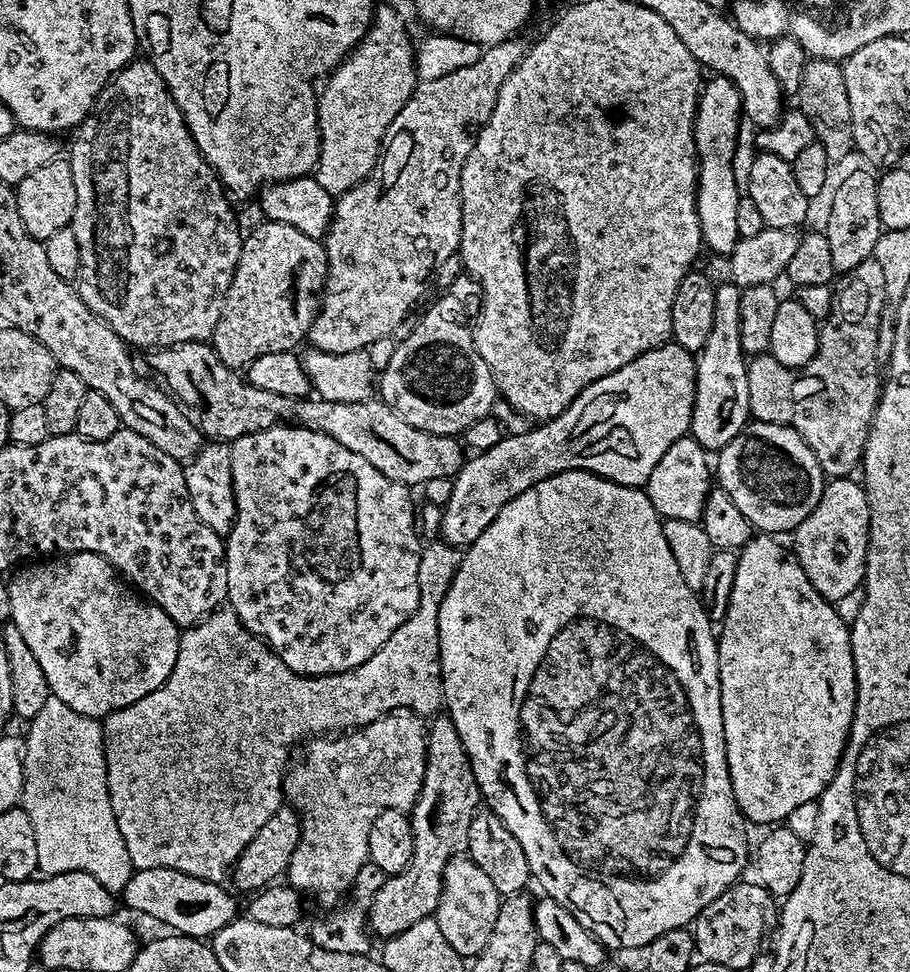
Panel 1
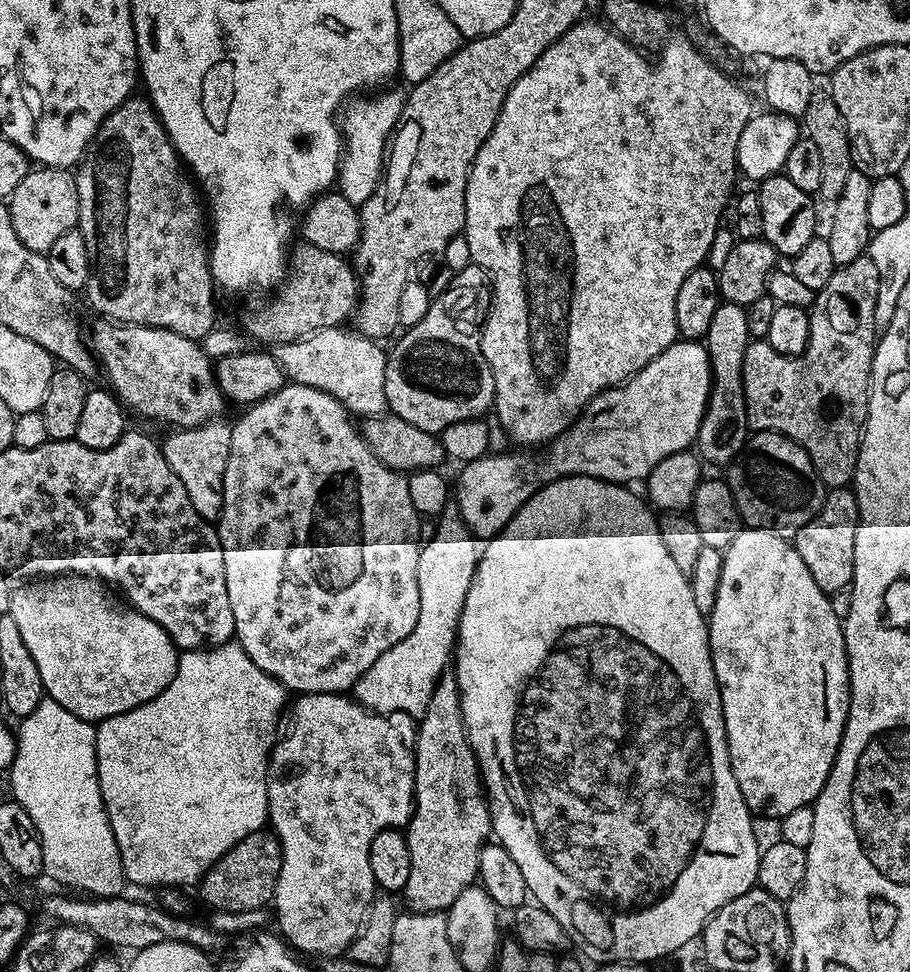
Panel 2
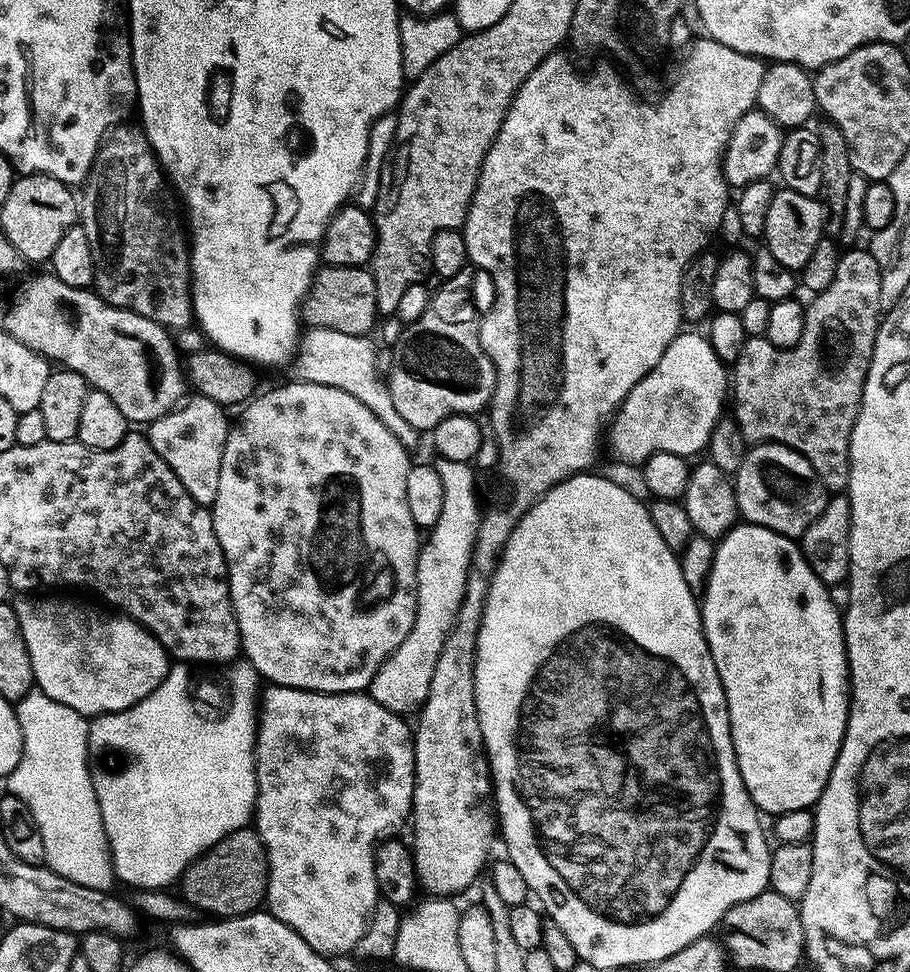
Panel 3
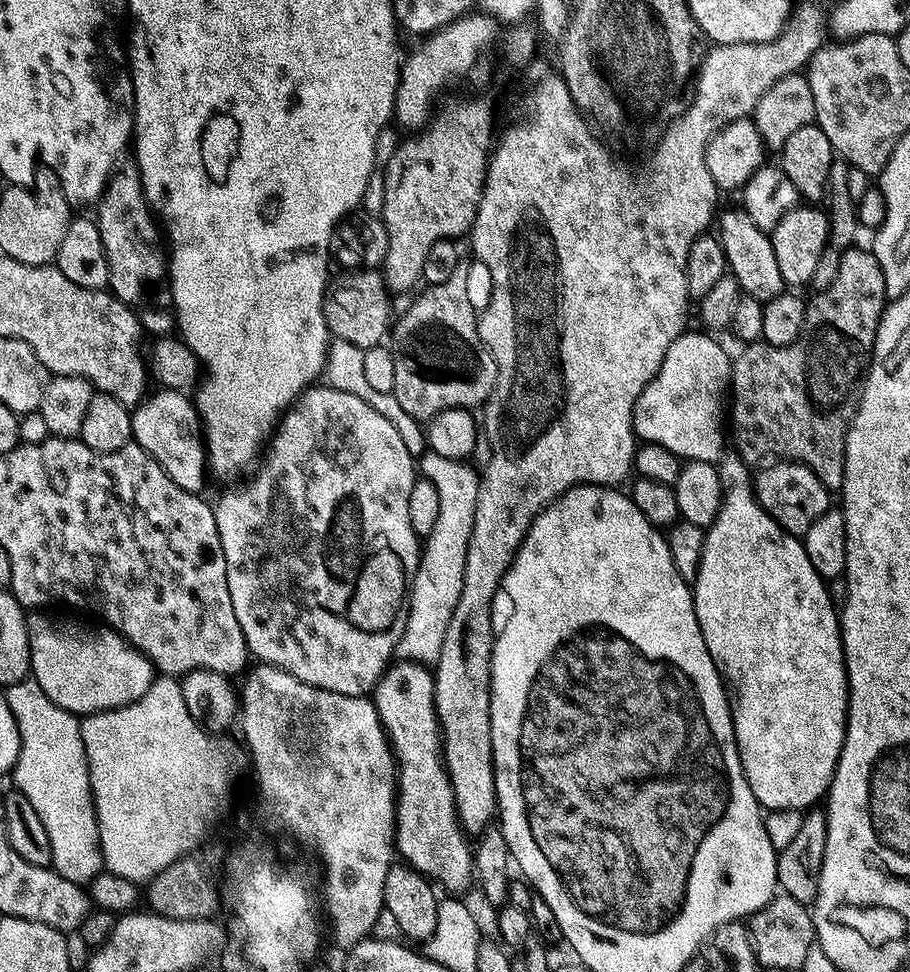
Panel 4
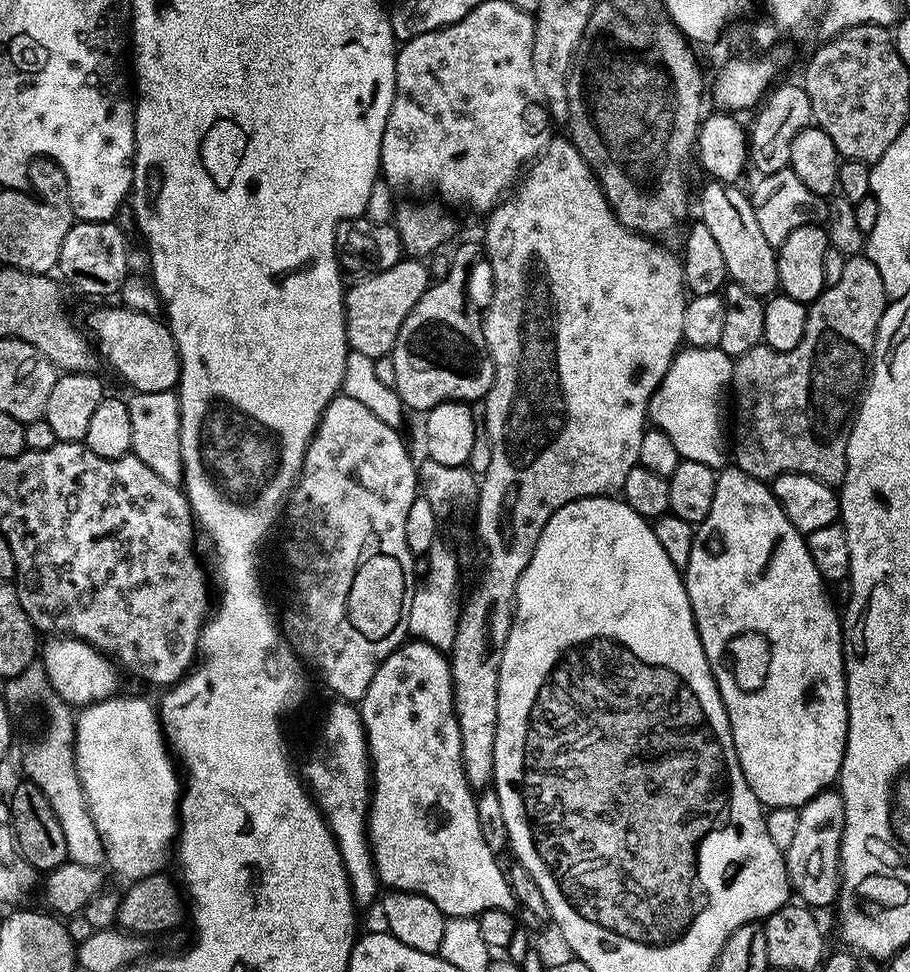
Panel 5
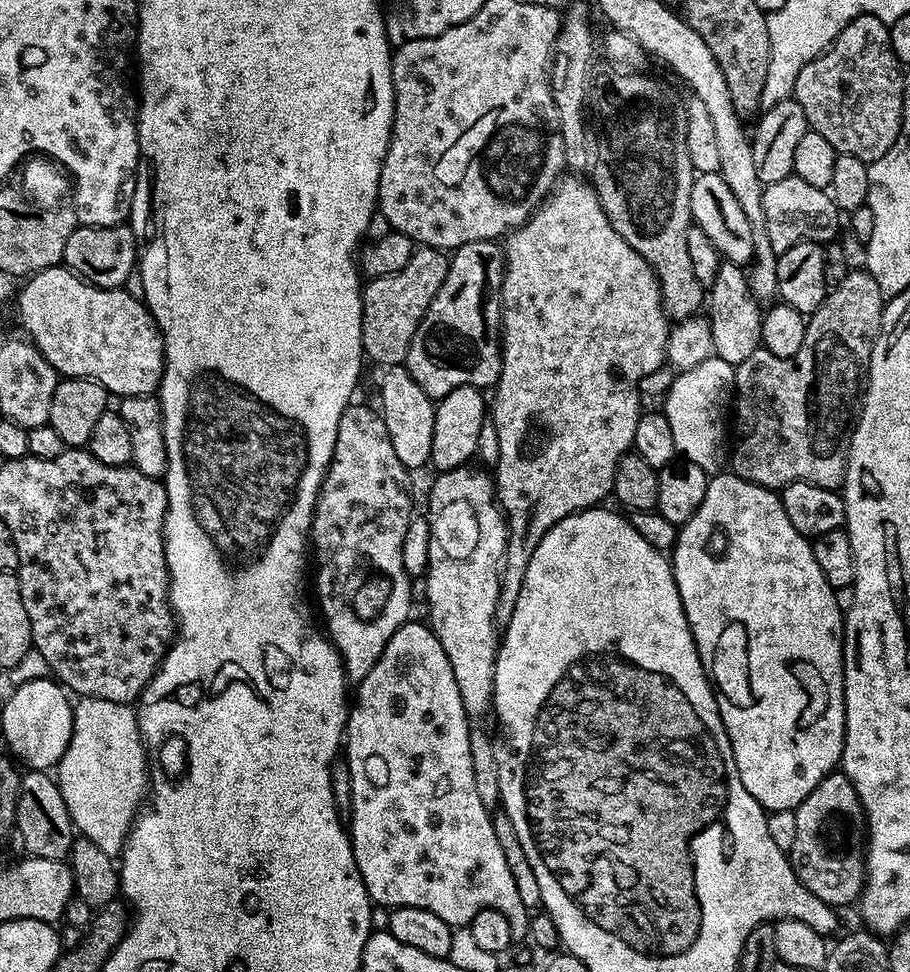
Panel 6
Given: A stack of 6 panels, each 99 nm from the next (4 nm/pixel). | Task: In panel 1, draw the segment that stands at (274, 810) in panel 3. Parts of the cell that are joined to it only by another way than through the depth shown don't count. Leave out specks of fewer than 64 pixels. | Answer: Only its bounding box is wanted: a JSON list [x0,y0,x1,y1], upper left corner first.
[284,714,428,910]

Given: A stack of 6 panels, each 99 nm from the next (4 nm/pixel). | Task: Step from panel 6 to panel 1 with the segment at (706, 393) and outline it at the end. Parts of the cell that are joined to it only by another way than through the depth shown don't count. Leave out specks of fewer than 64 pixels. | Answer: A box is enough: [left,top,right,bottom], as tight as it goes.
[439,342,696,549]

